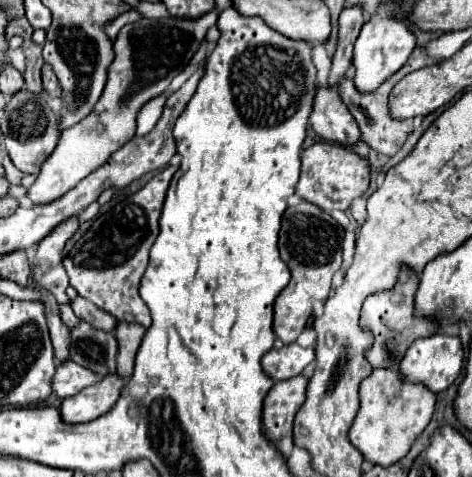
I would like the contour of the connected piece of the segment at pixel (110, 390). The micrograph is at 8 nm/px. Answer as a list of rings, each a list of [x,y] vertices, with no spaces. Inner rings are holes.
[[[117,374],[105,376],[99,384],[85,388],[71,398],[65,398],[59,408],[61,420],[65,420],[67,424],[83,424],[103,416],[117,402],[121,386],[123,380]]]

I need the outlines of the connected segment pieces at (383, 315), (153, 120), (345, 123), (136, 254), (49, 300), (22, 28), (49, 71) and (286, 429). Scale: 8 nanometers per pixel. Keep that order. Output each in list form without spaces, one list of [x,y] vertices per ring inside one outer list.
[[[401,266],[397,284],[391,290],[375,292],[363,302],[361,328],[373,334],[373,344],[367,350],[367,360],[373,368],[399,368],[399,360],[405,356],[413,340],[439,332],[439,324],[431,316],[415,316],[415,292],[419,288],[419,274],[409,266]]]
[[[159,94],[157,98],[149,100],[145,106],[139,110],[139,116],[137,116],[137,134],[143,136],[147,132],[151,132],[157,124],[157,120],[161,118],[163,114],[163,106],[165,106],[165,94]]]
[[[317,86],[315,88],[315,100],[313,100],[313,112],[309,116],[309,122],[313,130],[329,142],[339,142],[345,146],[351,146],[359,140],[361,132],[359,126],[341,100],[339,92],[335,88]]]
[[[167,166],[139,192],[115,204],[107,214],[97,216],[91,228],[79,242],[75,242],[63,260],[69,282],[79,292],[79,296],[113,314],[117,320],[137,322],[145,328],[151,326],[151,314],[139,296],[139,284],[149,262],[149,250],[159,234],[159,216],[163,210],[165,192],[175,172],[175,166]]]
[[[43,292],[43,304],[45,304],[45,314],[47,314],[47,326],[51,332],[51,342],[55,348],[55,358],[61,364],[63,360],[69,360],[69,348],[71,348],[71,338],[69,338],[69,328],[63,324],[61,316],[59,316],[59,304],[55,302],[55,298]]]
[[[15,20],[15,22],[11,22],[6,28],[5,34],[7,36],[7,40],[10,40],[12,36],[23,36],[25,40],[29,40],[31,38],[31,34],[33,34],[33,28],[31,28],[31,24],[27,22],[27,20]]]
[[[49,64],[43,66],[43,88],[49,96],[59,96],[61,94],[61,86],[59,86],[59,80],[53,72],[53,68]]]
[[[299,374],[291,380],[277,382],[263,404],[265,436],[287,458],[293,450],[293,418],[305,402],[309,378]]]

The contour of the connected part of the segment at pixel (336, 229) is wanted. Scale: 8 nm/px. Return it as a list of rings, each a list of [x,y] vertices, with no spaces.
[[[301,202],[285,210],[279,232],[279,252],[291,270],[291,282],[275,300],[273,320],[273,332],[283,340],[283,344],[295,342],[307,326],[315,302],[325,302],[329,298],[333,274],[341,266],[341,244],[343,228],[315,204]]]

